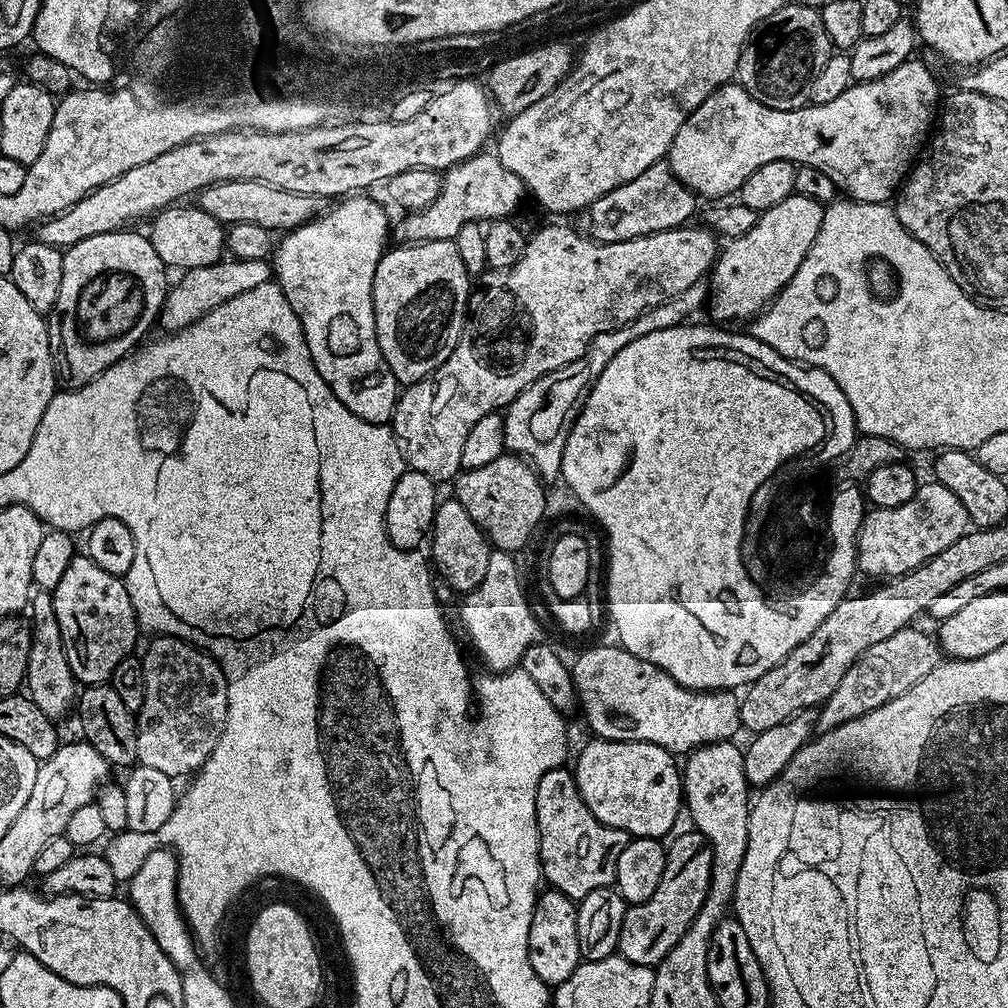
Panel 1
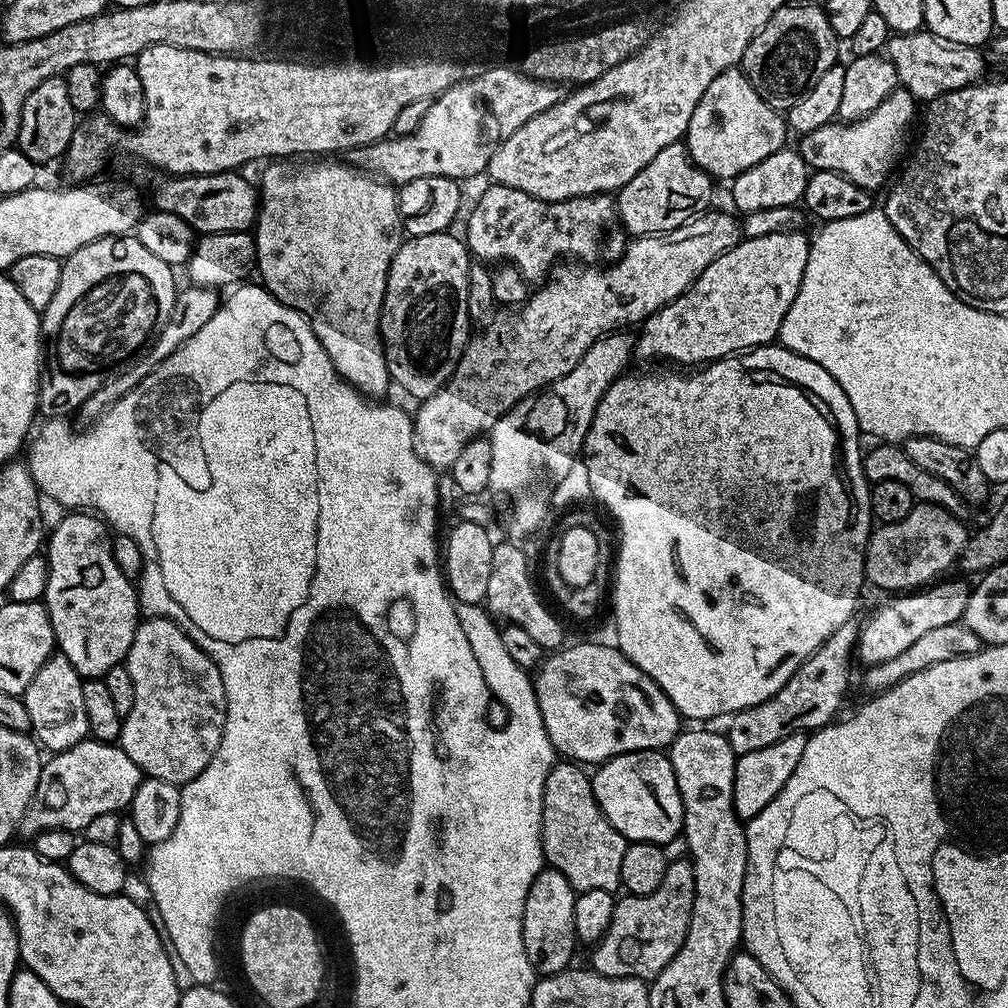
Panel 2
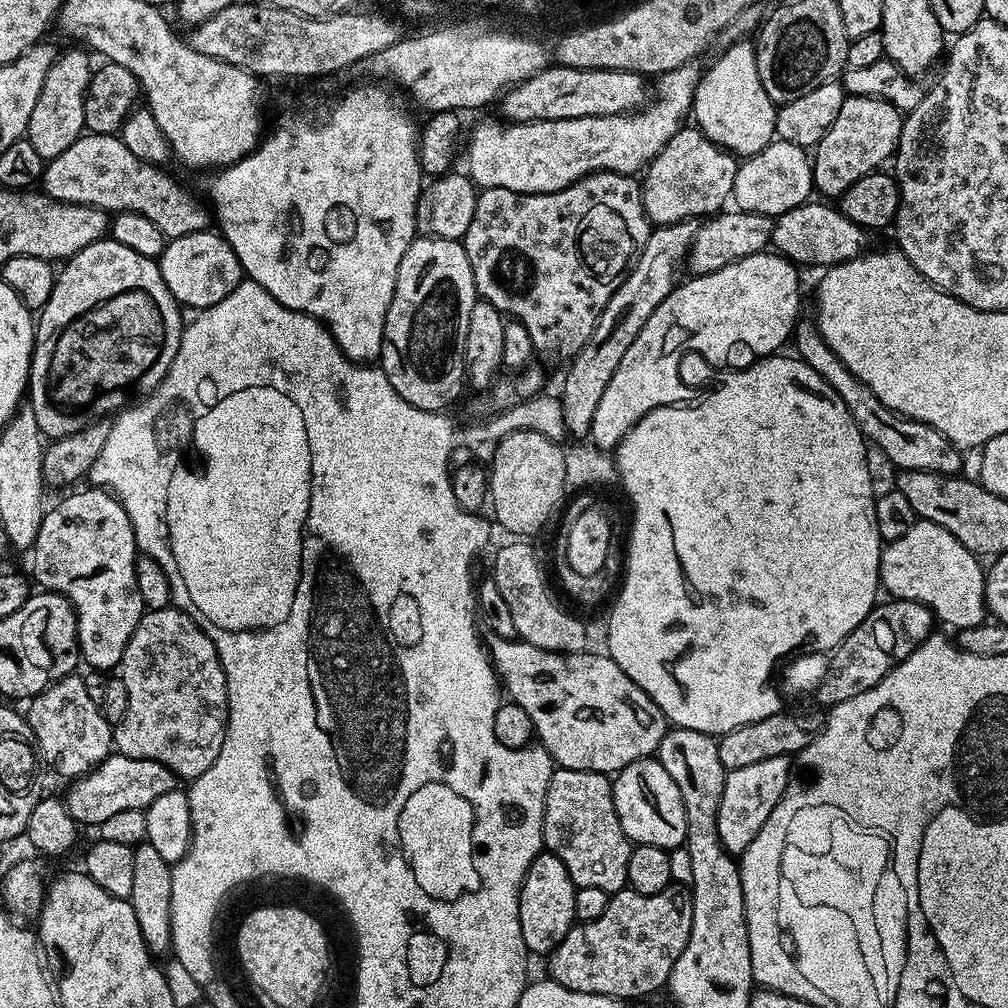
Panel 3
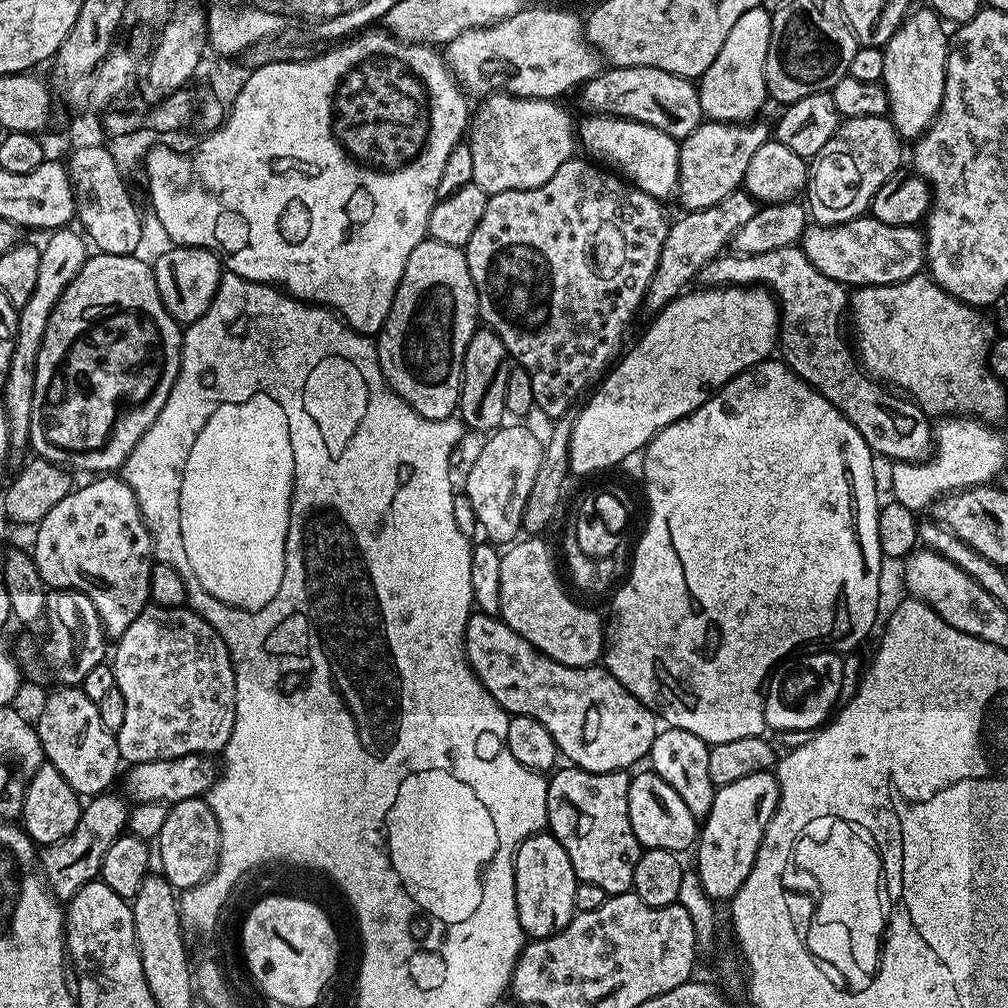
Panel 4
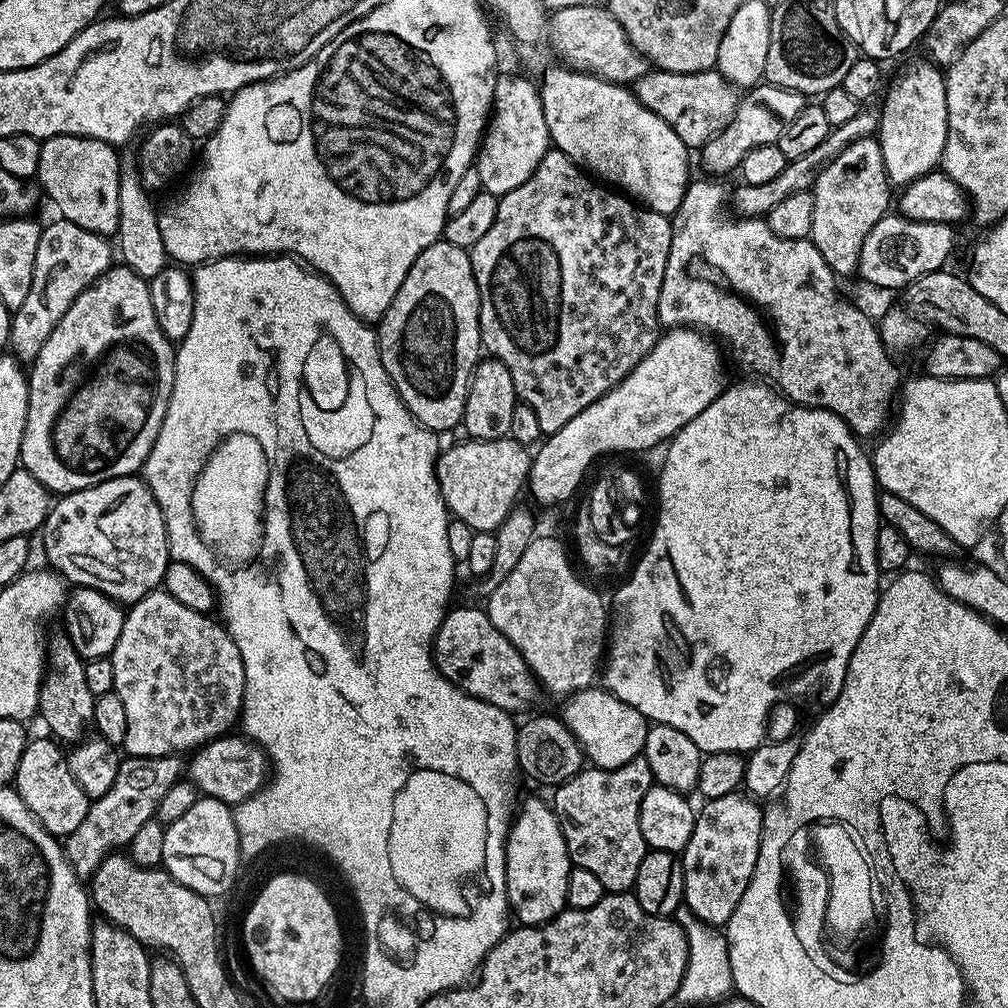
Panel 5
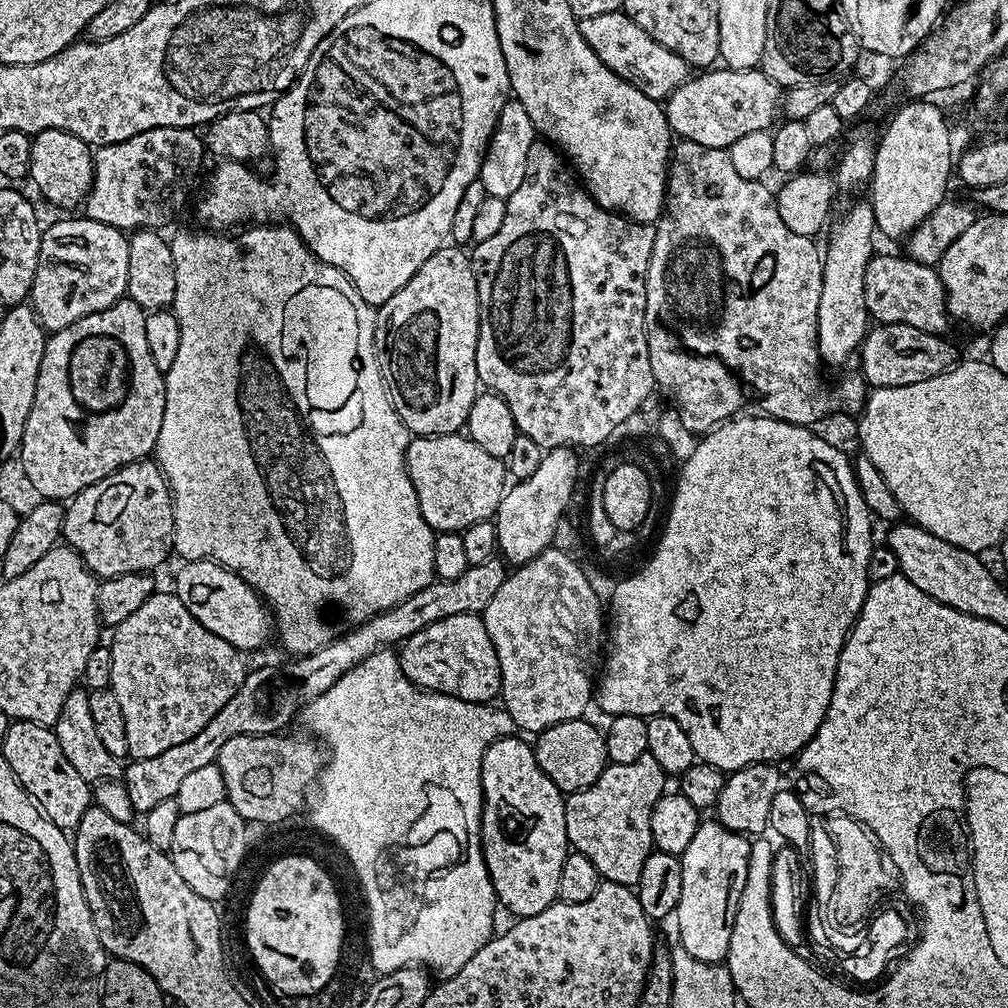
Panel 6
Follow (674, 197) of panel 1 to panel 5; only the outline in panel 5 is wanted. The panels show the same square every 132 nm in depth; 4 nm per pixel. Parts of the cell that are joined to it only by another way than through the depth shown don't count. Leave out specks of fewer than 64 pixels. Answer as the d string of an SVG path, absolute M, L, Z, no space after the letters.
M761 82L755 88L745 91L726 130L714 134L714 138L710 138L710 142L706 142L703 146L704 168L708 171L705 173L735 173L746 158L746 154L750 154L750 150L758 150L758 146L777 143L786 126L790 126L790 122L794 122L794 118L802 114L805 106L806 97L800 92L779 88L777 84Z

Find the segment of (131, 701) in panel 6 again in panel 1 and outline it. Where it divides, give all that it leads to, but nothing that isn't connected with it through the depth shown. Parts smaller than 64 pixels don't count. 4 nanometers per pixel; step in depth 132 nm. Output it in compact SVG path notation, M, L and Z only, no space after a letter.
M161 635L149 640L152 641L140 660L142 678L146 682L146 698L140 711L135 713L138 738L136 759L140 764L150 766L154 770L162 770L162 774L167 776L188 778L199 772L200 767L210 758L214 746L218 746L218 738L225 724L229 723L226 677L220 669L220 663L213 656L209 656L203 648L198 648L187 640Z

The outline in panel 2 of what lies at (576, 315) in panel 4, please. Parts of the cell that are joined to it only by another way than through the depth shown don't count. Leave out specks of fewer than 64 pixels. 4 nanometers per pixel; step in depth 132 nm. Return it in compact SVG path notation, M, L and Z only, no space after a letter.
M495 182L476 200L468 212L462 239L468 245L469 253L477 261L507 262L517 269L528 282L540 282L552 271L561 258L579 262L585 266L604 266L618 260L626 247L626 231L621 224L617 201L611 195L579 196L569 200L539 200L517 188Z

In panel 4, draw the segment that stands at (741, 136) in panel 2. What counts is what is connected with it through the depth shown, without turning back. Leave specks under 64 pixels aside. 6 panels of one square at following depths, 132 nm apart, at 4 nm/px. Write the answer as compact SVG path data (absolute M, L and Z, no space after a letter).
M761 6L754 10L746 10L730 34L726 42L722 42L722 50L718 50L718 58L710 62L710 66L698 77L700 105L704 116L709 120L721 120L727 124L752 122L769 99L768 87L764 71L766 70L766 54L770 50L770 30L772 29L772 12Z

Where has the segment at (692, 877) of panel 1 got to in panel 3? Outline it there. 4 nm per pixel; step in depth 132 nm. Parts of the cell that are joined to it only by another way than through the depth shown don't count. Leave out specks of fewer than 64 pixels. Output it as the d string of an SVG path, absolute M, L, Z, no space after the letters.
M673 882L666 886L666 890L662 890L658 894L638 894L634 889L624 887L620 892L614 892L609 895L608 905L605 912L594 918L577 922L572 925L572 929L566 934L566 938L562 938L562 942L558 942L558 946L547 957L548 972L547 975L553 980L557 980L562 986L566 986L570 990L578 990L582 994L606 994L612 996L615 1000L631 1002L639 996L648 996L651 992L656 992L667 985L670 978L670 970L674 970L674 962L678 962L678 958L682 954L682 950L686 950L686 942L690 938L690 926L692 925L692 893L685 885L679 882Z

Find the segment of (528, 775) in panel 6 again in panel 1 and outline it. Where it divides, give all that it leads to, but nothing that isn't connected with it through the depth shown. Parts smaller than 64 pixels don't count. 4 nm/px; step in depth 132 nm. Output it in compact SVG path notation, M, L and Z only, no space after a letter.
M544 890L537 895L530 918L528 961L530 966L534 966L534 974L538 974L538 978L542 978L546 985L555 986L566 982L566 978L570 978L570 974L574 974L574 970L582 962L578 950L576 905L577 901L555 890Z

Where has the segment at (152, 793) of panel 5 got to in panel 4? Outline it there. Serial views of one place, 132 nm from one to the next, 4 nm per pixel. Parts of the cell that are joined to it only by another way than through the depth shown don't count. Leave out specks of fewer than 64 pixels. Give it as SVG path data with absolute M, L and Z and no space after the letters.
M101 794L93 796L81 807L78 826L66 838L53 844L45 844L39 849L40 867L48 887L57 901L67 902L83 884L97 879L100 875L102 858L106 858L106 850L114 846L118 837L125 835L129 827L130 804L123 795Z

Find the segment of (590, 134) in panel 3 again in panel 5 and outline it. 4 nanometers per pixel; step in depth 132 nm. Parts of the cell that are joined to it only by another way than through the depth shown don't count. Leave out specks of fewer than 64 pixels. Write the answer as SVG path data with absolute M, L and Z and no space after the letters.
M497 75L494 98L488 127L484 129L474 166L478 170L481 189L505 196L510 190L522 186L550 151L546 130L546 114L542 114L542 102L537 85L524 76Z

